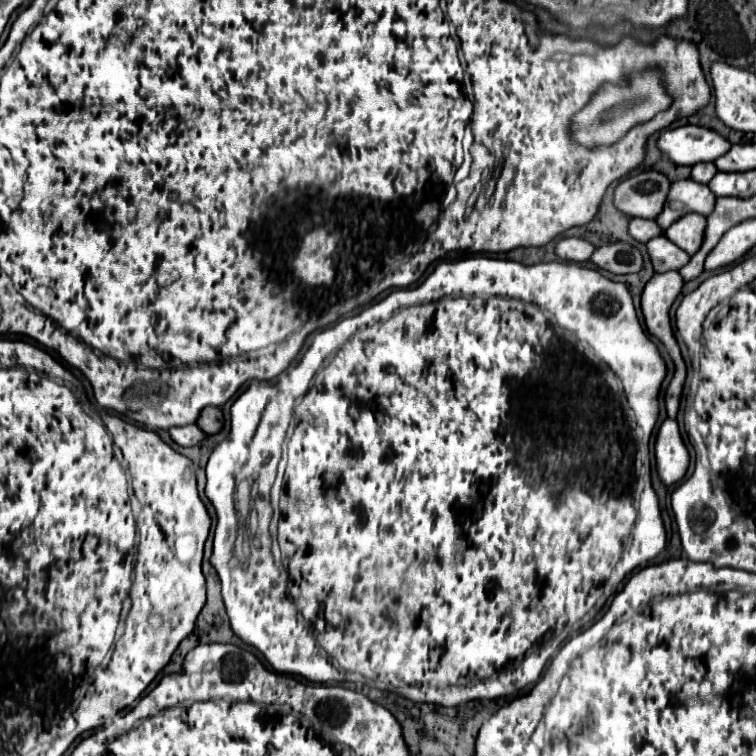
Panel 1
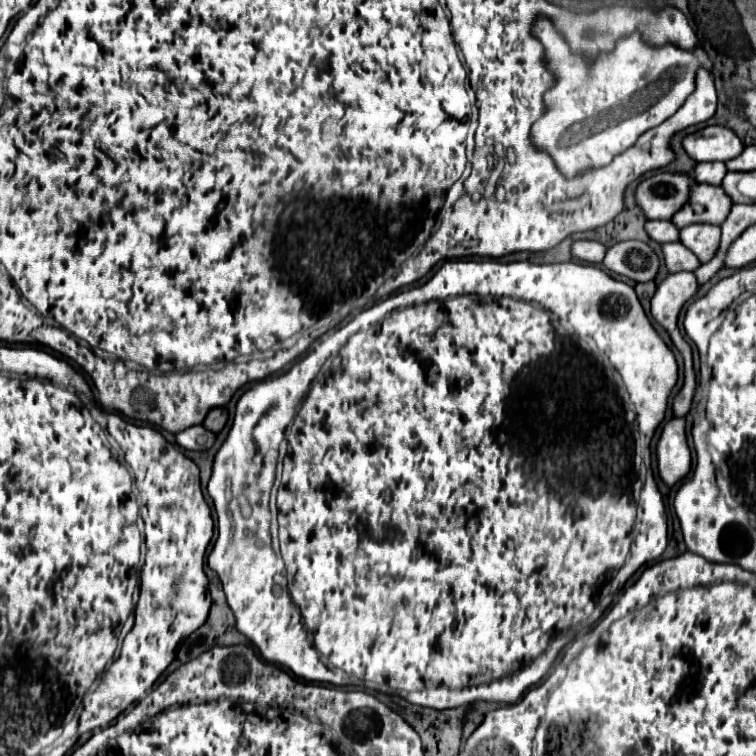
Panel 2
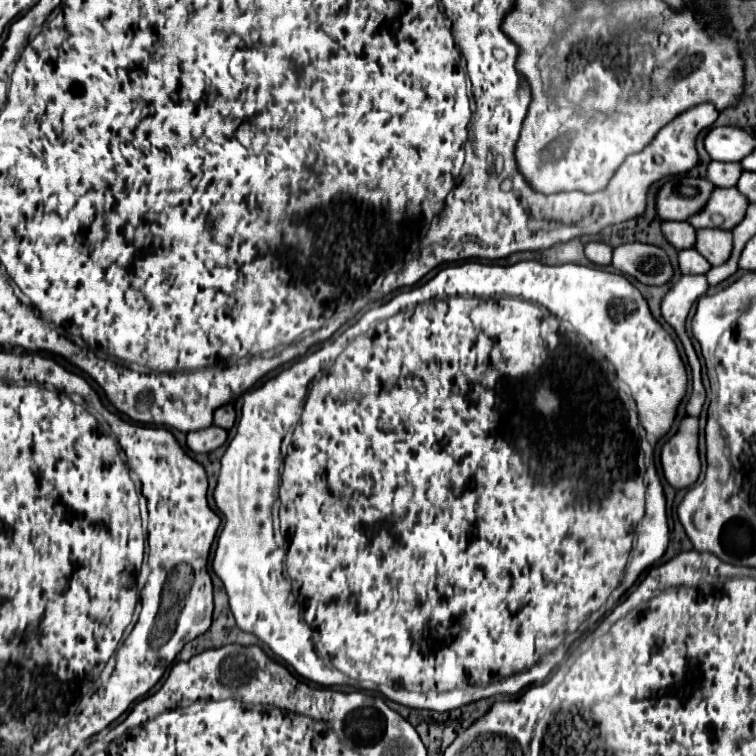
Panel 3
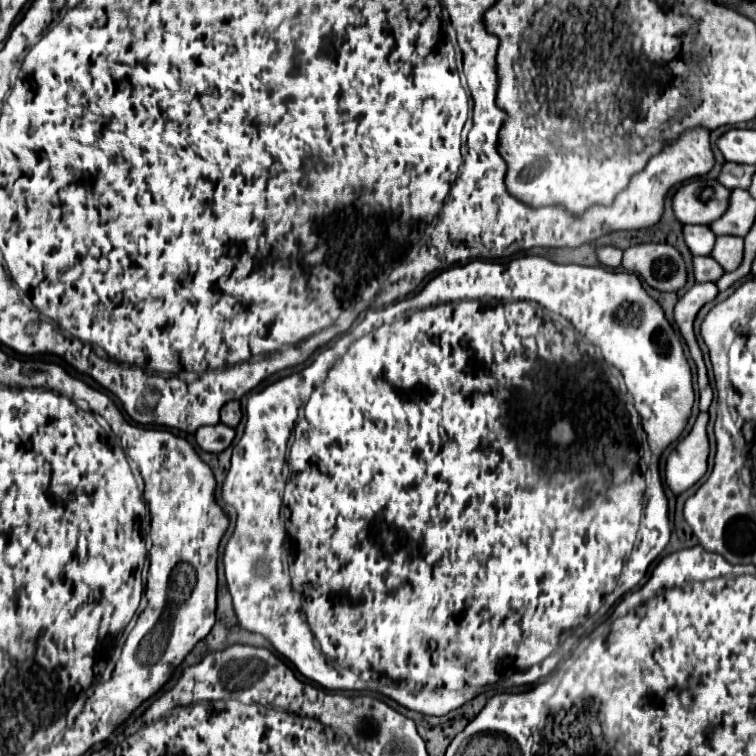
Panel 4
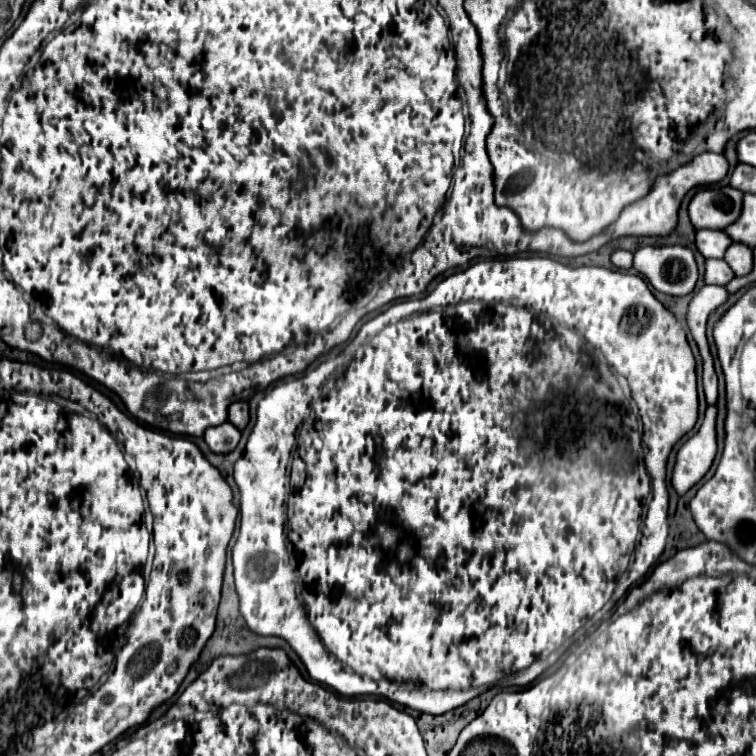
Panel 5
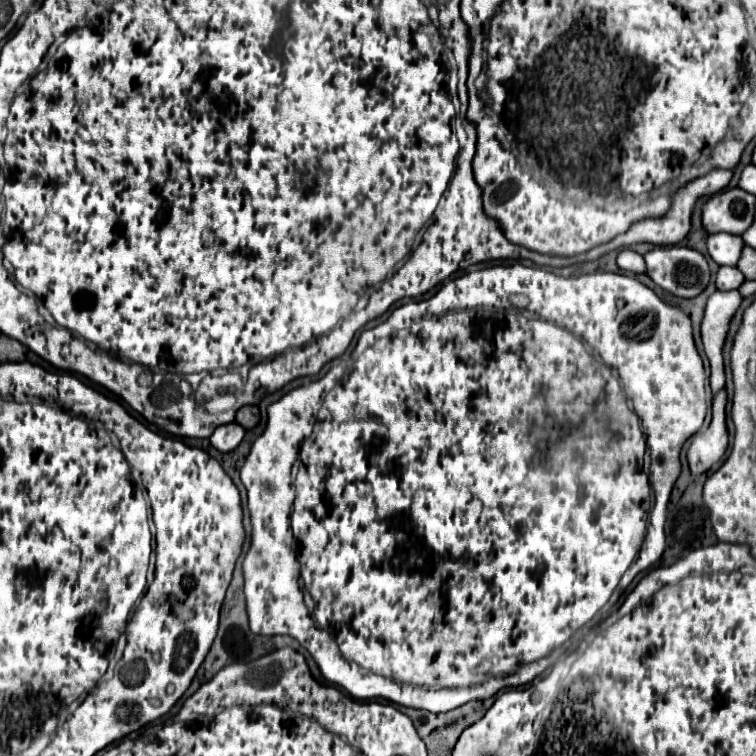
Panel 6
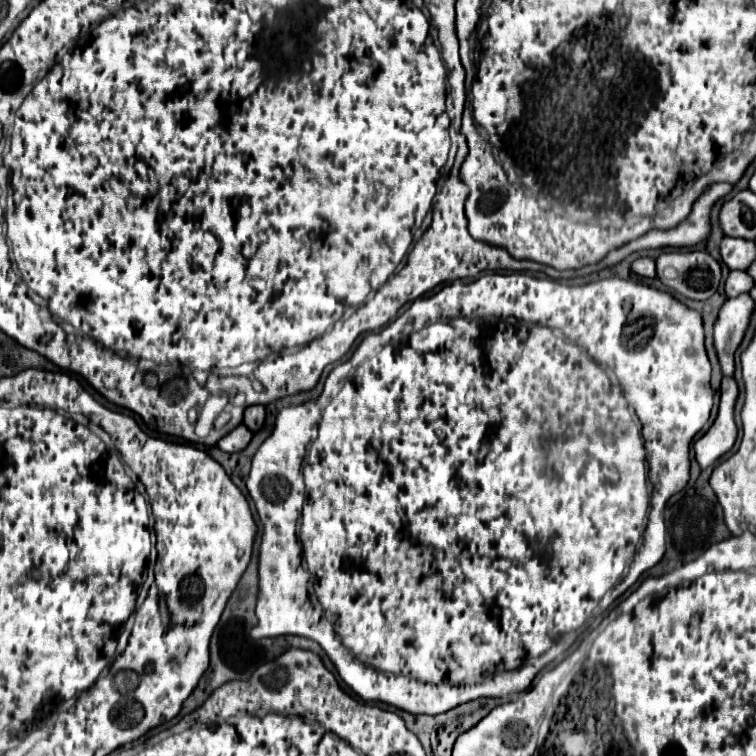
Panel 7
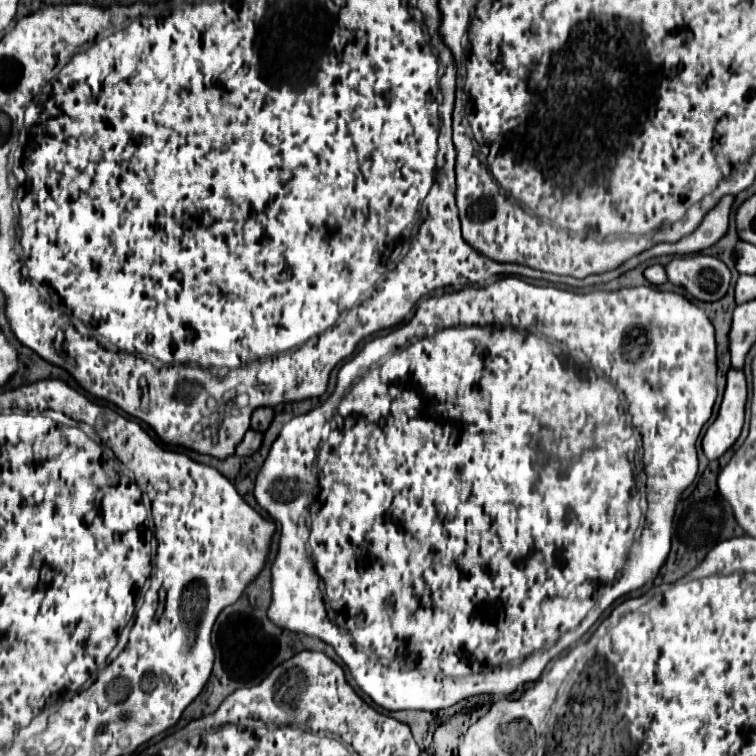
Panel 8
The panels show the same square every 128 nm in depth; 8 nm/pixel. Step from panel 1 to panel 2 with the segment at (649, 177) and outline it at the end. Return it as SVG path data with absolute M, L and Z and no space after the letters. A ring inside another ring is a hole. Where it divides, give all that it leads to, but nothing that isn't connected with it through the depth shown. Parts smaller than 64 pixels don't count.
M662 172L646 178L636 188L636 202L648 220L670 220L690 198L696 182L686 174Z

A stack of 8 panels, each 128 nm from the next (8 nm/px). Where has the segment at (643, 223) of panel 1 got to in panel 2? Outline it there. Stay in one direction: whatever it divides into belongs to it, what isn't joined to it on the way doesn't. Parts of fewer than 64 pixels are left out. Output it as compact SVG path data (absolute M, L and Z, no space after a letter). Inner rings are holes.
M650 220L650 222L646 222L646 232L650 234L652 240L656 240L660 244L680 240L680 230L670 220Z

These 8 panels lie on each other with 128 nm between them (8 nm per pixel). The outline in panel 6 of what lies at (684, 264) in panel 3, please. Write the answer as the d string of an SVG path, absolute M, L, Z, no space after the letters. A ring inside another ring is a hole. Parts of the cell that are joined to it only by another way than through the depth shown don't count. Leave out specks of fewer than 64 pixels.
M720 266L718 276L716 276L716 286L718 290L736 290L744 282L744 274L740 274L738 268L734 266Z

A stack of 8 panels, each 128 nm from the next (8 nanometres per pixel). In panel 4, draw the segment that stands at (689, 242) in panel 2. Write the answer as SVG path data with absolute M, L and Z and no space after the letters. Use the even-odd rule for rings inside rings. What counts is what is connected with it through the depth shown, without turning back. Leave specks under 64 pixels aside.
M718 236L712 256L726 272L732 272L742 262L744 240L742 238L734 238L734 236Z

